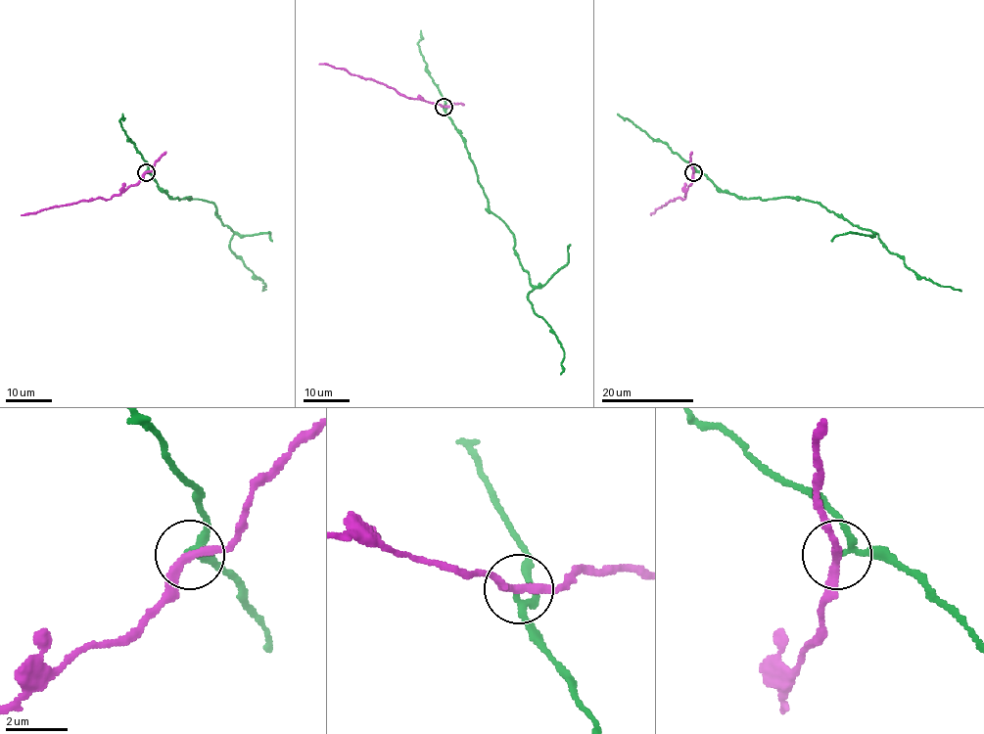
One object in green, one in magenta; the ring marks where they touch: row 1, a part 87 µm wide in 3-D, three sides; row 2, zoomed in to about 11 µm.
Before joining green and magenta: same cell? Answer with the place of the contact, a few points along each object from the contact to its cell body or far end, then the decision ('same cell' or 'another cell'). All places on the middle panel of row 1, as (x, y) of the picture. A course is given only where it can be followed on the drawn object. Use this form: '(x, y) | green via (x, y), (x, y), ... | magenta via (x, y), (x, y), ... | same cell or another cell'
(444, 107) | green via (444, 108), (475, 168), (488, 208), (513, 234), (514, 253), (533, 289), (528, 301), (564, 351), (560, 374) | magenta via (444, 106), (407, 97), (382, 83), (319, 64) | another cell

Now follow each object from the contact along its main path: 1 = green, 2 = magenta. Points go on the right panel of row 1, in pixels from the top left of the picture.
1: (694, 172), (700, 171), (721, 191), (747, 199), (785, 197), (818, 203), (870, 230), (915, 274), (960, 291)
2: (693, 172), (683, 199), (670, 200), (650, 214)

